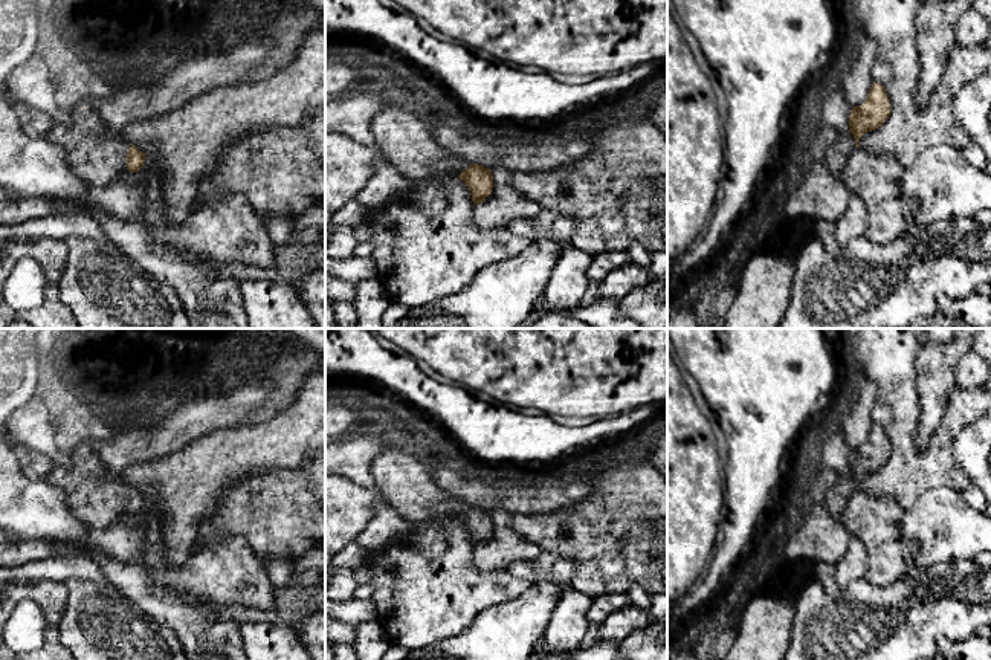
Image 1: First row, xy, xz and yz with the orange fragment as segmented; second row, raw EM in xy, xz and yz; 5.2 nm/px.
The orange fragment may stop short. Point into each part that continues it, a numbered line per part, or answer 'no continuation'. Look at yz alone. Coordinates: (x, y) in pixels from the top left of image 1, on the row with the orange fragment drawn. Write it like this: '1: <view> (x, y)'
1: yz (837, 155)

